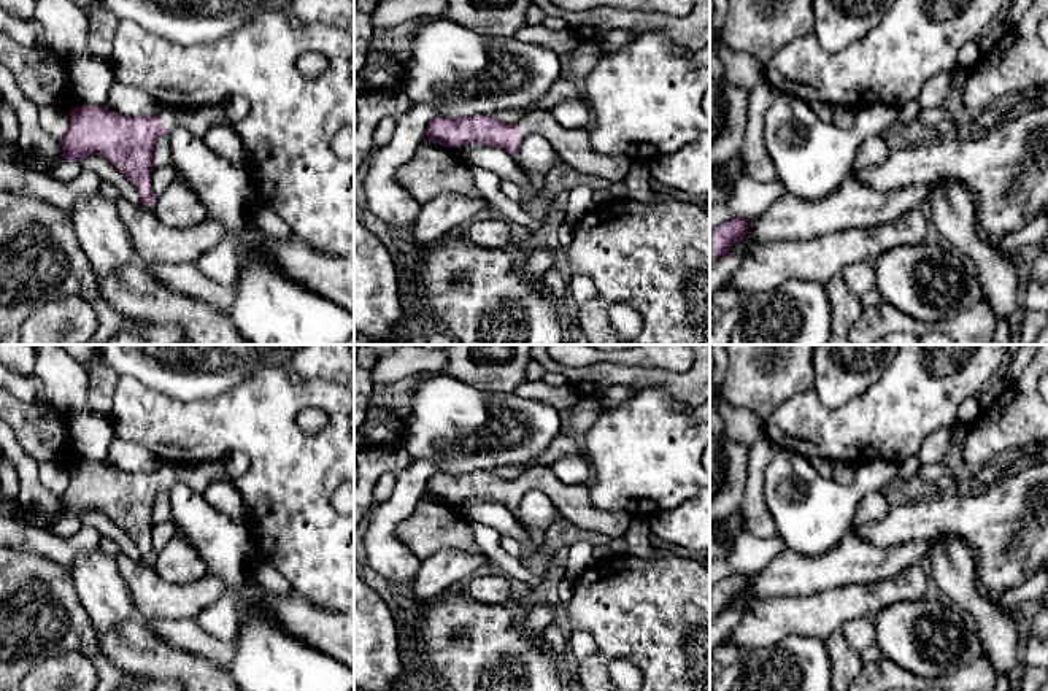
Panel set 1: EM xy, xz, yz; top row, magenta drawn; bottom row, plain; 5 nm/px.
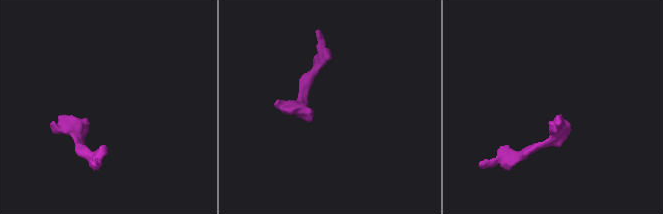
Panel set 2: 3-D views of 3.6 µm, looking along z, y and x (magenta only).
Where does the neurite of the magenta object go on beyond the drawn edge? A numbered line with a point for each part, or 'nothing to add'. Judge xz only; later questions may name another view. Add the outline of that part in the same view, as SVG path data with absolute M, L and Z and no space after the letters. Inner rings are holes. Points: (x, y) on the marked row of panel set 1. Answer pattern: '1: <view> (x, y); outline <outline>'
1: xz (574, 148); outline M545 110L522 114L516 127L522 137L541 135L557 154L562 168L599 176L611 184L622 181L634 162L634 159L626 156L595 152L586 130L565 129Z

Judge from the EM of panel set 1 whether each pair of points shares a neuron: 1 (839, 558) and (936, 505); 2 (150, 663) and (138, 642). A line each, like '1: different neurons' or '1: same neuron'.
1: different neurons
2: same neuron

